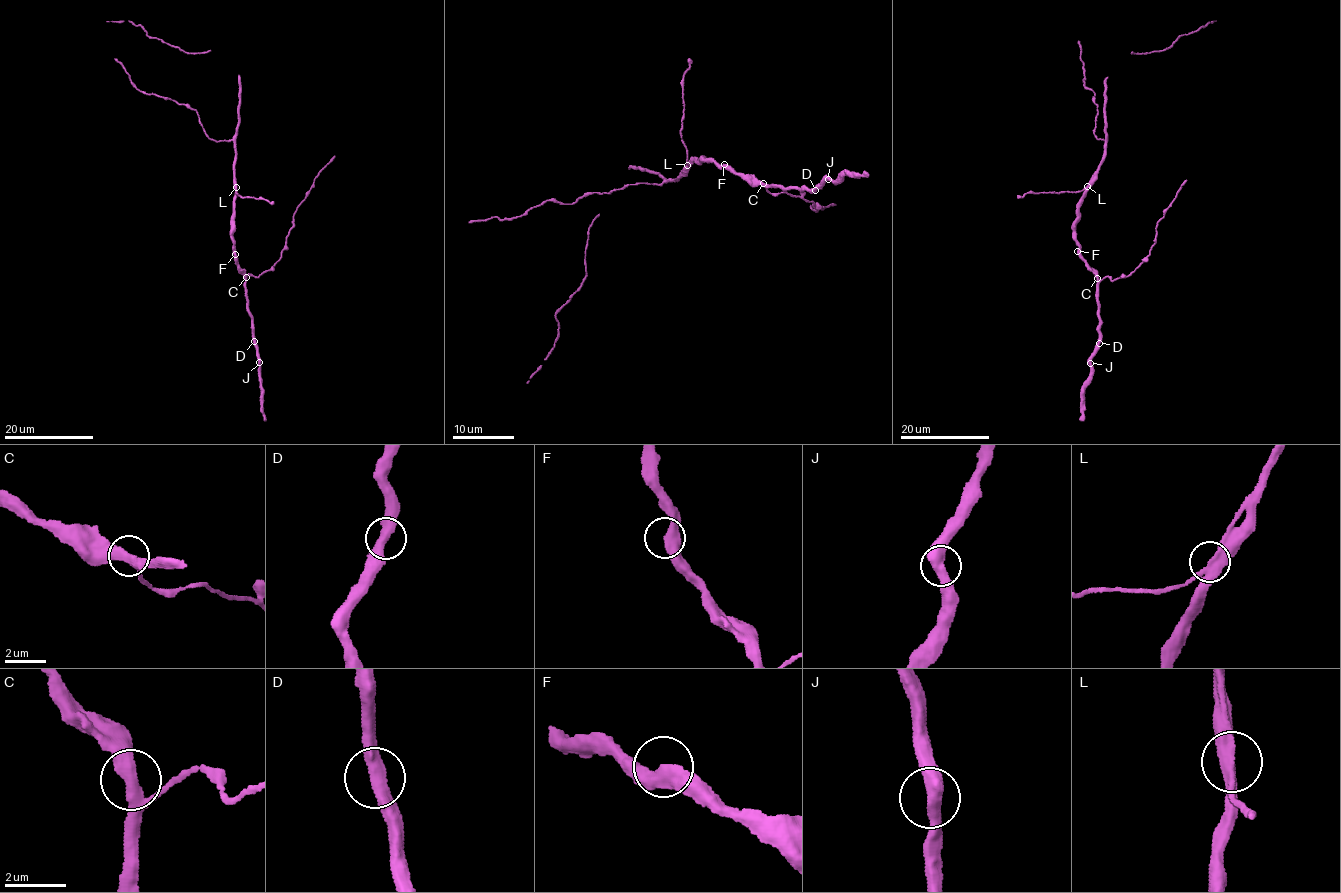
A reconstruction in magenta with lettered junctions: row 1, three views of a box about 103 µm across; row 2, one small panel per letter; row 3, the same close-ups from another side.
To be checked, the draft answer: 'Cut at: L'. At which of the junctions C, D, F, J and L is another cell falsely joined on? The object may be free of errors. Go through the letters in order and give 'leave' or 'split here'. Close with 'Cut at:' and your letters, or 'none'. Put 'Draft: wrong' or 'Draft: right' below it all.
C: leave
D: leave
F: leave
J: leave
L: leave
Cut at: none
Draft: wrong

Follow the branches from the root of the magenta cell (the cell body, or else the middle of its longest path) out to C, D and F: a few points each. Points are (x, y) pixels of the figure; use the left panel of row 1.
C: (235, 182), (232, 240), (234, 260), (246, 277)
D: (235, 182), (232, 240), (234, 260), (245, 277), (247, 310), (252, 320), (254, 341)
F: (235, 182), (232, 240), (235, 254)

